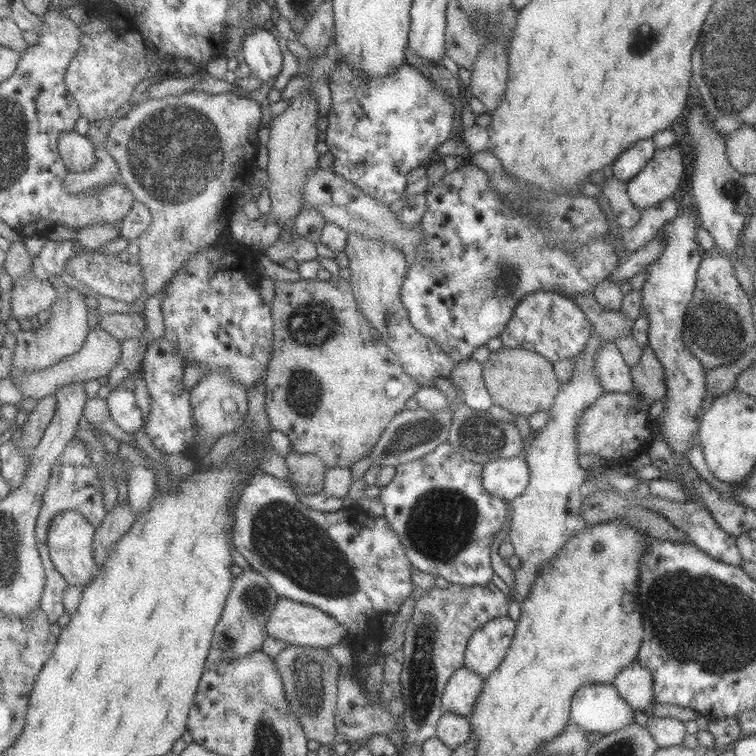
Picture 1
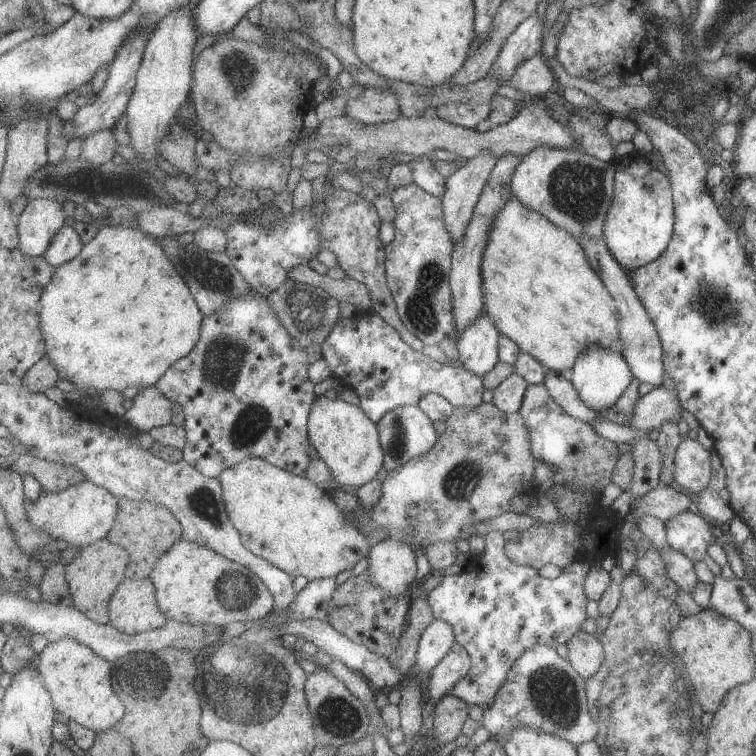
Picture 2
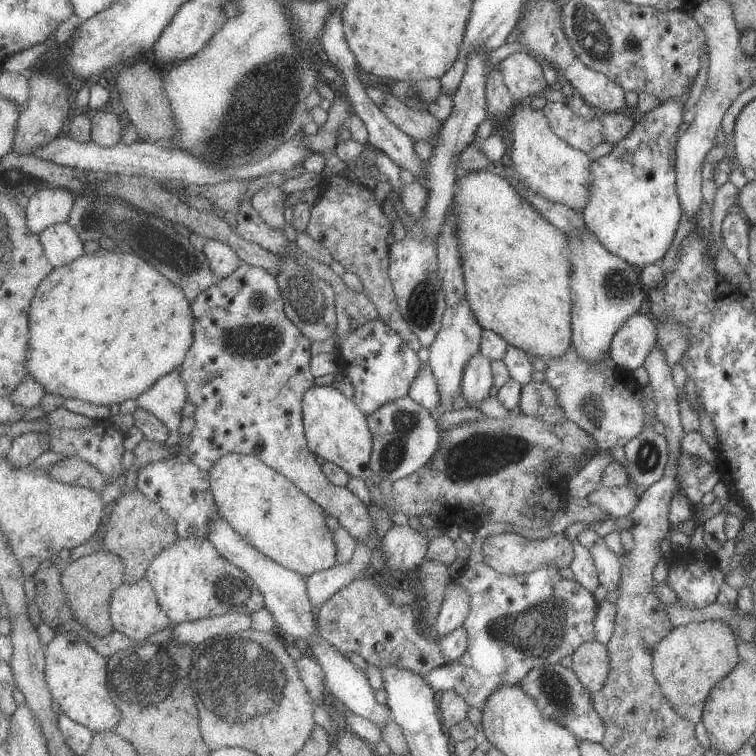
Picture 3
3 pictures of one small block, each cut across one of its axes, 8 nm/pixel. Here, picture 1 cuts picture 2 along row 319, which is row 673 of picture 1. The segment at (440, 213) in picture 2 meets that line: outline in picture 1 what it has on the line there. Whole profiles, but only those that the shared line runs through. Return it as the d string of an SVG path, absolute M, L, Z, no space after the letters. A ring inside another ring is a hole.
M492 581L488 586L450 583L443 589L435 585L429 595L419 597L415 613L406 628L403 649L406 657L401 682L407 711L402 718L408 737L406 747L423 745L438 736L439 721L446 712L442 701L444 692L451 677L465 667L471 637L493 619L507 616L511 599Z

